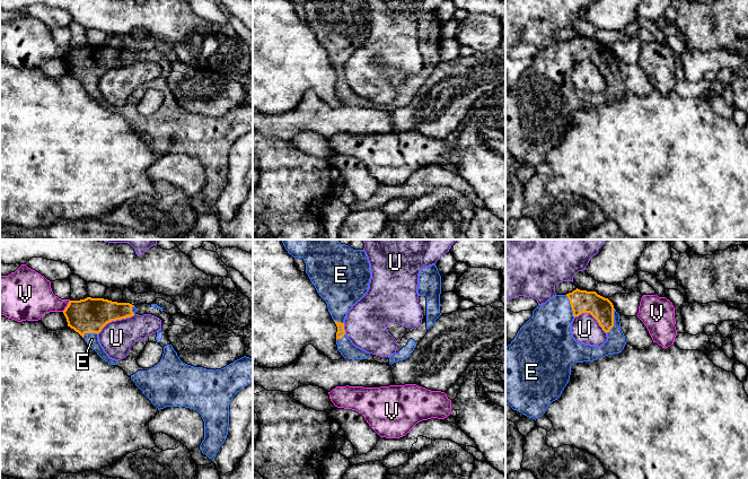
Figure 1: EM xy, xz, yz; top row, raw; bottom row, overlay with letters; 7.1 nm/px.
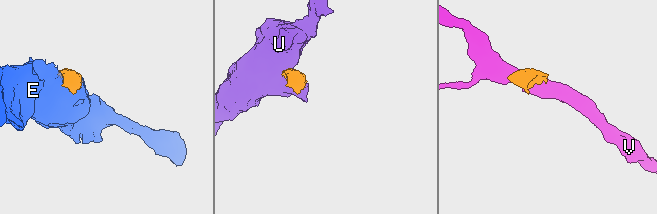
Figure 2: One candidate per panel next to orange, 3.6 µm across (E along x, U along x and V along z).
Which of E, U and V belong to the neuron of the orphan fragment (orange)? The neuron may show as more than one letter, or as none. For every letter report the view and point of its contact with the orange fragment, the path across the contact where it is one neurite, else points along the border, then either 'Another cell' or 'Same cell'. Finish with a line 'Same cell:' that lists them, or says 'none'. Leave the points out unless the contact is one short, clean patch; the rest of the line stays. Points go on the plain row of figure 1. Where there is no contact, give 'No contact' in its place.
E: Touches orange at yz (613, 68). Same cell
U: Touches orange at xy (115, 67). Another cell
V: Touches orange at xy (67, 53). Boundary: xy (70, 48), (62, 58). Another cell
Same cell: E

